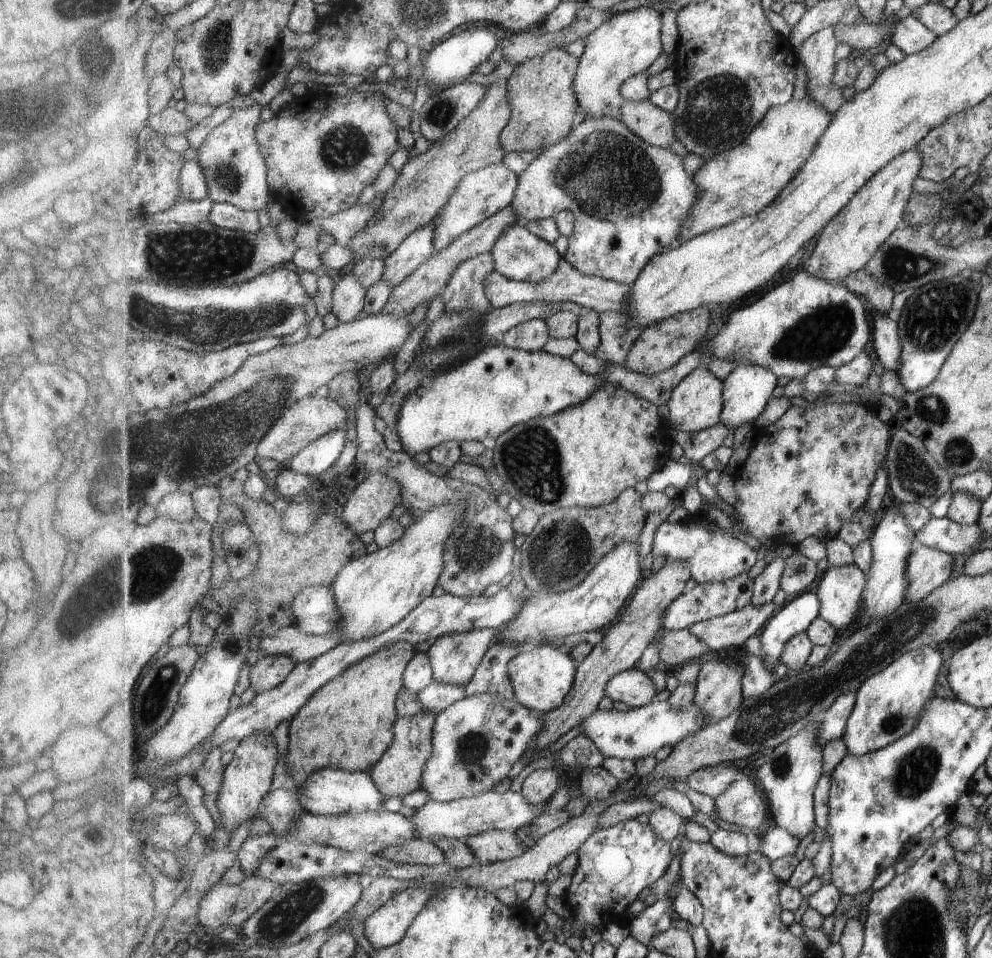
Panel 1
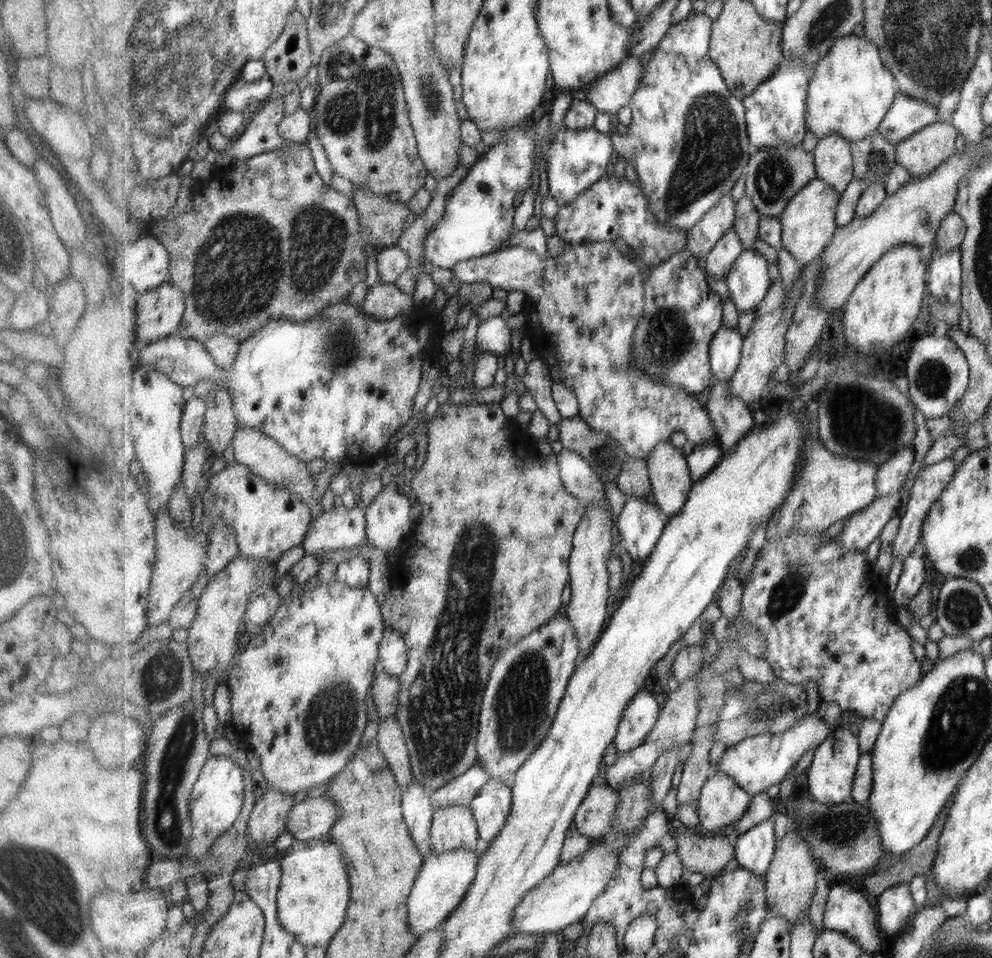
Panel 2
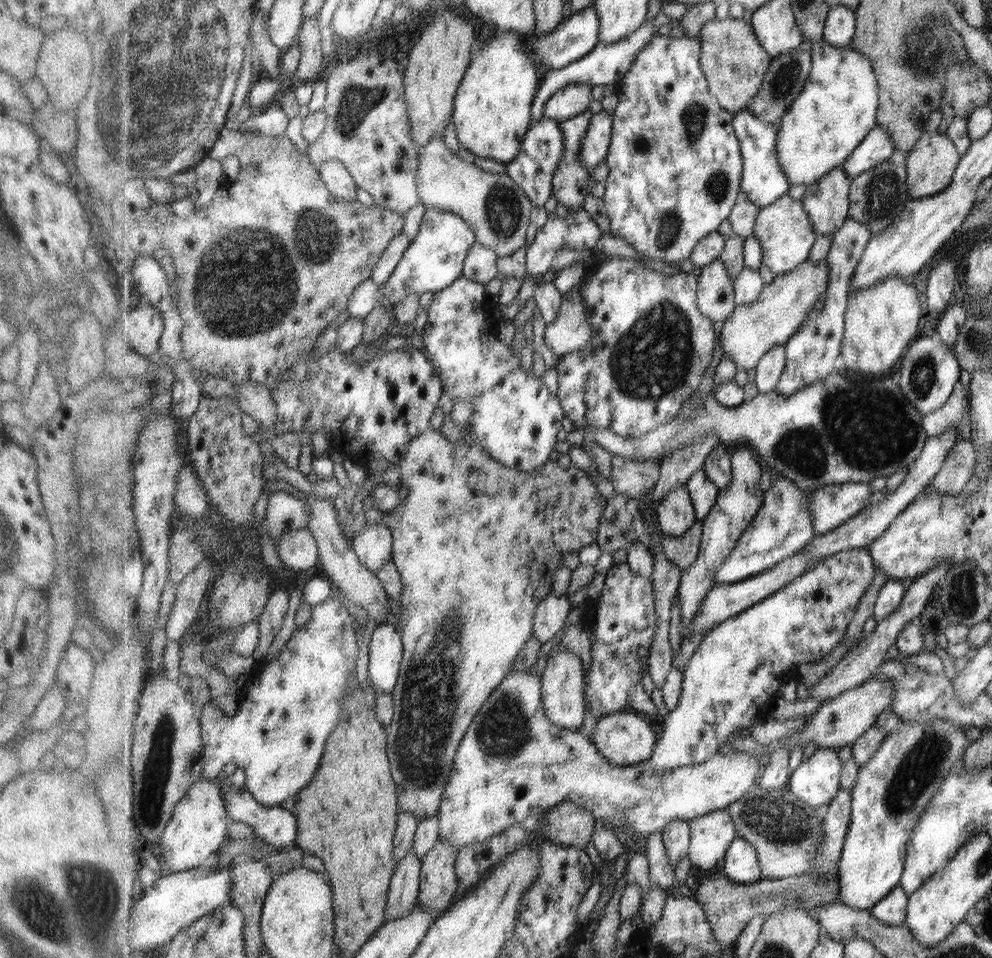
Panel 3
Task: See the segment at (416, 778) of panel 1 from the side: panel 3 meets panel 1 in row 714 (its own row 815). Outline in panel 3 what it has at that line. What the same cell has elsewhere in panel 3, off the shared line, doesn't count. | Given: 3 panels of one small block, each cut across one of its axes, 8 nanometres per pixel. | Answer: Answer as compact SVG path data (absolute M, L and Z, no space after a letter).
M471 424L462 429L461 442L452 444L437 430L432 428L423 435L417 436L409 445L408 452L403 454L401 461L389 463L389 461L377 461L373 459L369 463L368 472L383 472L389 470L390 466L398 468L401 472L400 484L406 485L408 494L402 504L390 513L376 507L376 500L370 493L362 502L362 513L366 524L373 522L384 522L393 531L394 537L394 560L396 567L402 576L404 591L399 600L400 624L402 639L404 642L404 657L399 674L399 681L392 692L395 701L394 721L388 727L388 755L392 764L392 775L397 783L398 800L400 810L414 812L418 821L438 816L443 800L445 787L449 784L455 762L455 755L461 746L462 740L476 719L481 708L488 702L496 688L505 681L505 678L513 672L513 664L523 650L525 642L534 636L534 616L540 602L553 592L553 578L558 568L564 566L562 560L571 551L580 552L581 549L589 547L597 542L598 530L608 500L597 490L595 483L587 478L585 470L579 470L571 465L568 469L559 466L557 461L549 461L543 467L533 473L523 473L519 469L511 469L493 460L491 454L481 448L479 439L473 436Z

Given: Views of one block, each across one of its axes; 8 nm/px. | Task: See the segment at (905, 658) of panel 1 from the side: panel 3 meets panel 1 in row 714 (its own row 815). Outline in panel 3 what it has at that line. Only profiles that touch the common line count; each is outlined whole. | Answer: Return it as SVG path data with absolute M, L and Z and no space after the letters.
M947 719L927 722L903 720L881 743L872 759L860 768L856 785L852 788L852 809L848 833L844 842L841 860L836 869L836 880L841 887L841 902L867 911L885 899L895 888L900 887L908 853L908 842L919 822L921 813L939 790L947 773L964 756L973 740L967 739L960 724Z

